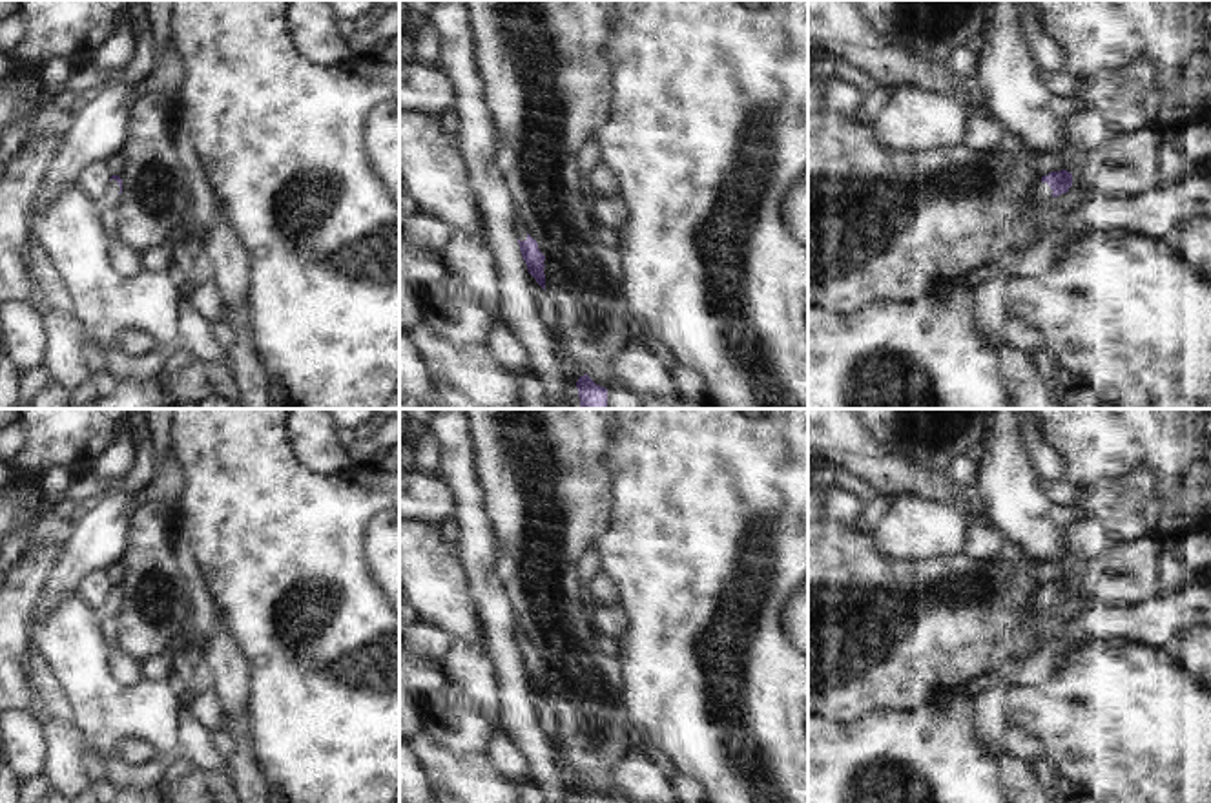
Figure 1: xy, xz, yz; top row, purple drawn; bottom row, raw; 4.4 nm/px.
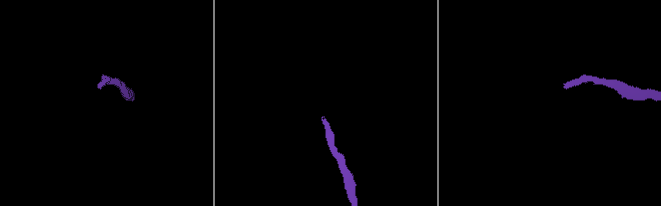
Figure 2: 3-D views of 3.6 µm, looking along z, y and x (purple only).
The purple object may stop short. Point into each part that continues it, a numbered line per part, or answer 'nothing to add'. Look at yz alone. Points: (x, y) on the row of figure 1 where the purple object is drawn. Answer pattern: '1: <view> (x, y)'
1: yz (1042, 192).

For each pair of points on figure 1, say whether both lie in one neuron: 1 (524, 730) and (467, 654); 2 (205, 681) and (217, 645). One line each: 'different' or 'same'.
1: different
2: different

